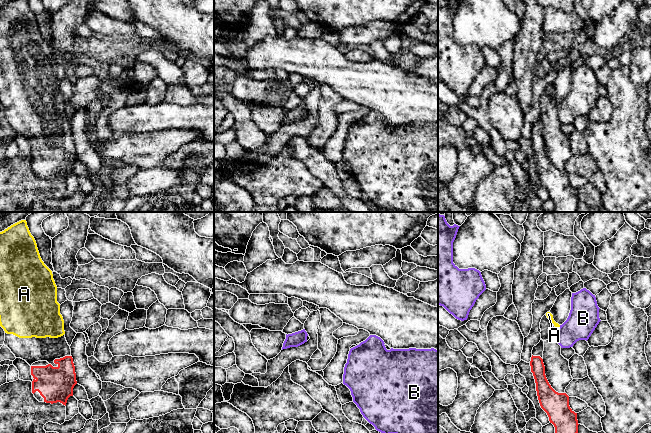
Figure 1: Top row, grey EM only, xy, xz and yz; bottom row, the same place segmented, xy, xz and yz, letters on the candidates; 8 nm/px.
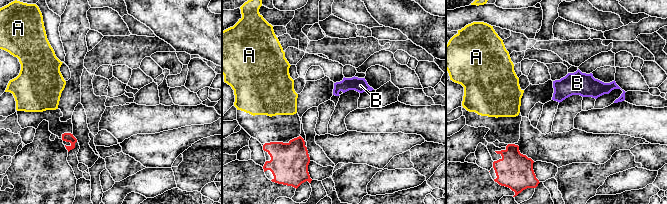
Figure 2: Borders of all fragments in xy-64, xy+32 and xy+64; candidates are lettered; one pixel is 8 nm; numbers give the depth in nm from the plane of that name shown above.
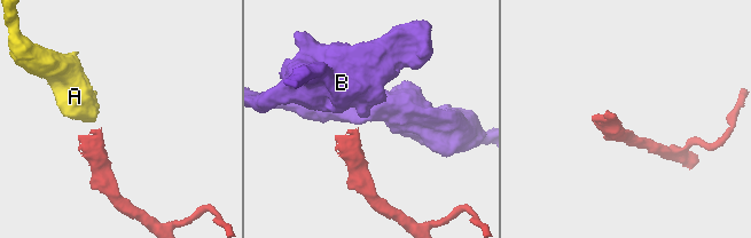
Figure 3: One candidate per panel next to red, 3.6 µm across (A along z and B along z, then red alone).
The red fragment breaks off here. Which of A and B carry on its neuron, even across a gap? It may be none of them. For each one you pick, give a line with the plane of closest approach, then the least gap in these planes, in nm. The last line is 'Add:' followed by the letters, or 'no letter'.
A: nearest in xy; 160 nm apart
Add: A

